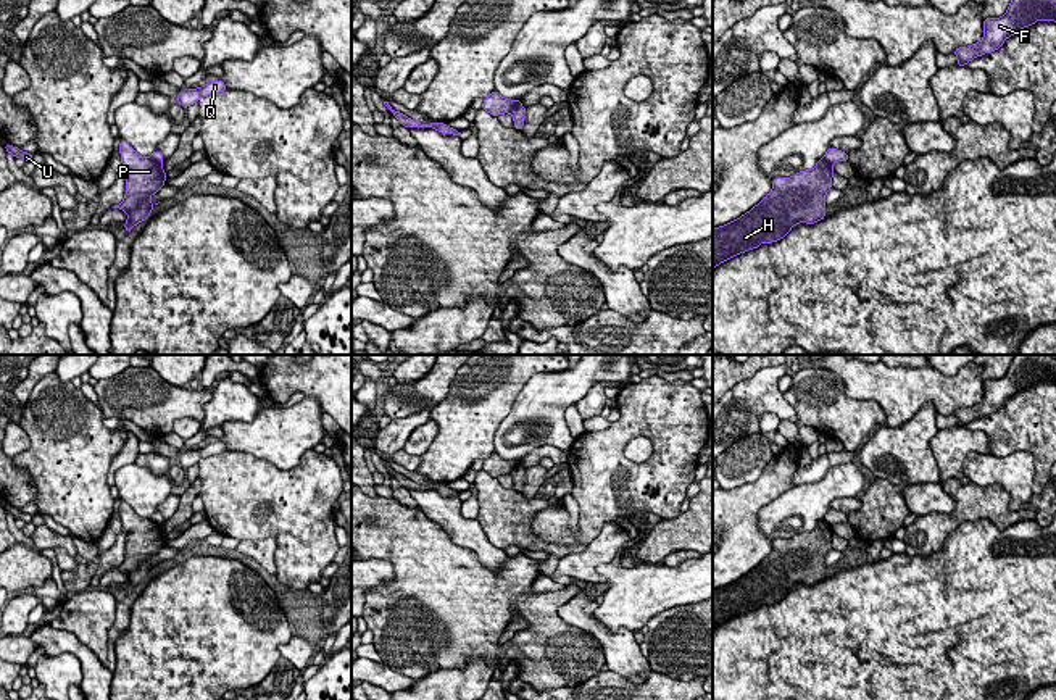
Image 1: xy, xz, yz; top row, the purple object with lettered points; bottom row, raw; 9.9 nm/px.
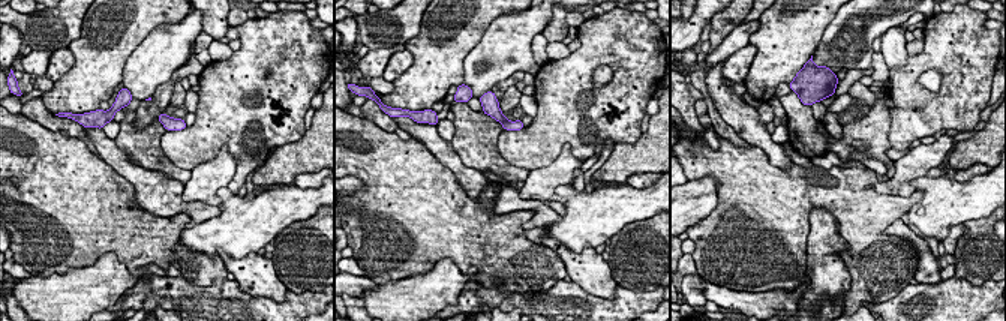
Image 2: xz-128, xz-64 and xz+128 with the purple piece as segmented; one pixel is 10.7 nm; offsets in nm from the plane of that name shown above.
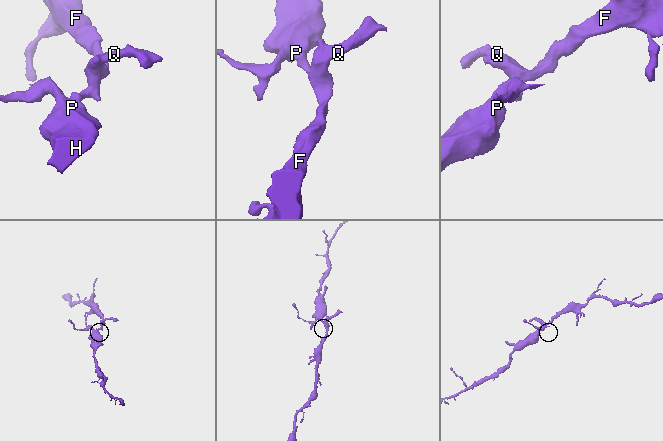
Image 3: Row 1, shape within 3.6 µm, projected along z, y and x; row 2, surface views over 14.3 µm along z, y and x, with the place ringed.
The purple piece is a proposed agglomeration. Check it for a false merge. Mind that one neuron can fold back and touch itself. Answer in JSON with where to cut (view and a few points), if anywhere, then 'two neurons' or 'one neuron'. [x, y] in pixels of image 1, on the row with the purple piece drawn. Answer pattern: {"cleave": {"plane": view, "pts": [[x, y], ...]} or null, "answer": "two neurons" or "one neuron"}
{"cleave": {"plane": "xz", "pts": [[519, 104], [510, 112]]}, "answer": "two neurons"}

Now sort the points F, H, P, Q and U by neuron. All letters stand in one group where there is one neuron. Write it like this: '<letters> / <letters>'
F Q / H P U

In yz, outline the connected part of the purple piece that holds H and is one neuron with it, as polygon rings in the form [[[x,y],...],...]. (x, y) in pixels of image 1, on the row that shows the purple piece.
[[[821,158],[813,169],[792,177],[774,177],[772,190],[740,218],[713,227],[713,269],[763,242],[784,239],[795,224],[814,224],[825,218],[825,194],[834,169]]]

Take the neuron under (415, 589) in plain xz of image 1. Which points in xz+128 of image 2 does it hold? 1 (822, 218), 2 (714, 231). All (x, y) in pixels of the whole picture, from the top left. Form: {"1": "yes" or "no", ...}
{"1": "no", "2": "yes"}

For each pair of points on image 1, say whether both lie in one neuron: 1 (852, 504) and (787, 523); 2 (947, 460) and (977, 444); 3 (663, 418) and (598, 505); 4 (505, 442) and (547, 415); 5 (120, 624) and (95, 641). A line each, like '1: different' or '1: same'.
1: different
2: same
3: same
4: same
5: different

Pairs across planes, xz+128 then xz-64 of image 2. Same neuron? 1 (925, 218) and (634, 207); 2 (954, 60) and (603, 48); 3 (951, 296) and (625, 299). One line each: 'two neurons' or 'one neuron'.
1: one neuron
2: one neuron
3: one neuron

